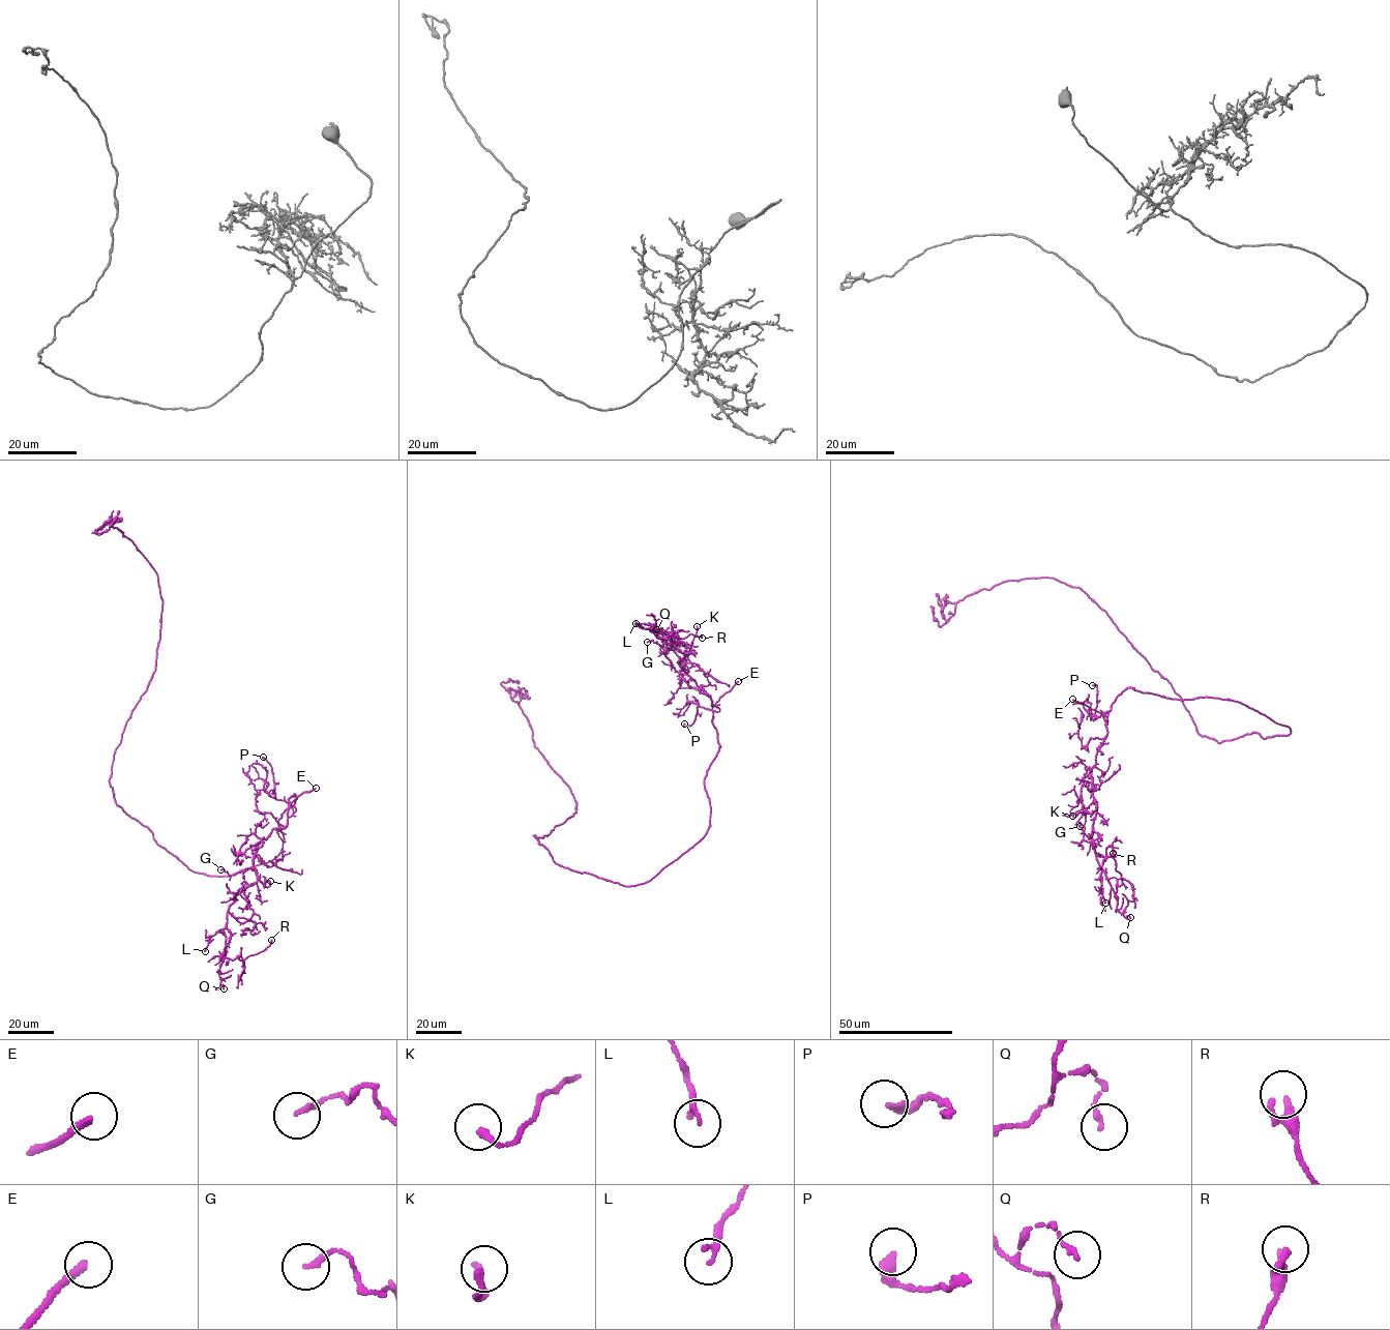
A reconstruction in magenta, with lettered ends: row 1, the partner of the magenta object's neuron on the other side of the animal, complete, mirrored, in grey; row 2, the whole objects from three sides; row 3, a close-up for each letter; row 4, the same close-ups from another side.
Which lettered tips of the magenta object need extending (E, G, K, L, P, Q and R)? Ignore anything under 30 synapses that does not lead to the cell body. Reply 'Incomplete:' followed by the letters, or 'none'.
Incomplete: E

